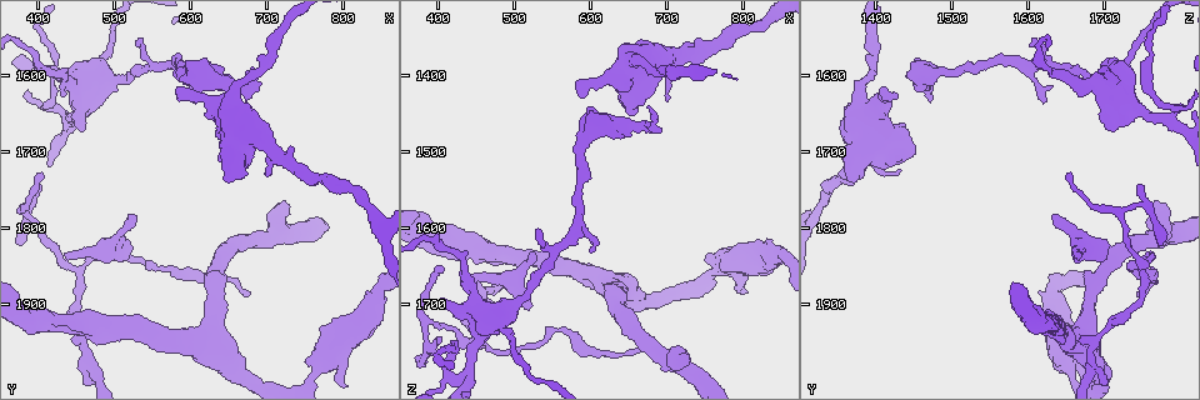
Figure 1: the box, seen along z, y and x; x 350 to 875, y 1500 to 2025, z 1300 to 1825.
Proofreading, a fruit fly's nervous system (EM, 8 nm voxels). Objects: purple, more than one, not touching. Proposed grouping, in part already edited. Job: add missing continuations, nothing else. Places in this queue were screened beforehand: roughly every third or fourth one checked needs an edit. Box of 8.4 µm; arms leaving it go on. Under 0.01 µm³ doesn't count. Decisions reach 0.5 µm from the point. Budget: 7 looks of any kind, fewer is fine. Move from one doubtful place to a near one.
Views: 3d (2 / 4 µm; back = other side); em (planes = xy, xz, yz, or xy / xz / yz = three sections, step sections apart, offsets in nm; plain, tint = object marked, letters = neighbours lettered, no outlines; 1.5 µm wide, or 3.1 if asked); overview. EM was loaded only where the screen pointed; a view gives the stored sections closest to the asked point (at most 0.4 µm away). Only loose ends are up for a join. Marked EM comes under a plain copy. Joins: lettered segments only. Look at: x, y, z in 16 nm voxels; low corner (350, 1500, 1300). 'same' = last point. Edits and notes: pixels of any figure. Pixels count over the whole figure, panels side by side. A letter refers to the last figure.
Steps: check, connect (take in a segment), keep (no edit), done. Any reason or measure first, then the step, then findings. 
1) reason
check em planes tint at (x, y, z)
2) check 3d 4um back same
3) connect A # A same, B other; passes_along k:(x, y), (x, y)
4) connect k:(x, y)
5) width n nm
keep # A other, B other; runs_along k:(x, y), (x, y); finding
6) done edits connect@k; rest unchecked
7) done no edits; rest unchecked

thin end
check em planes letters at (405, 1740, 1745)

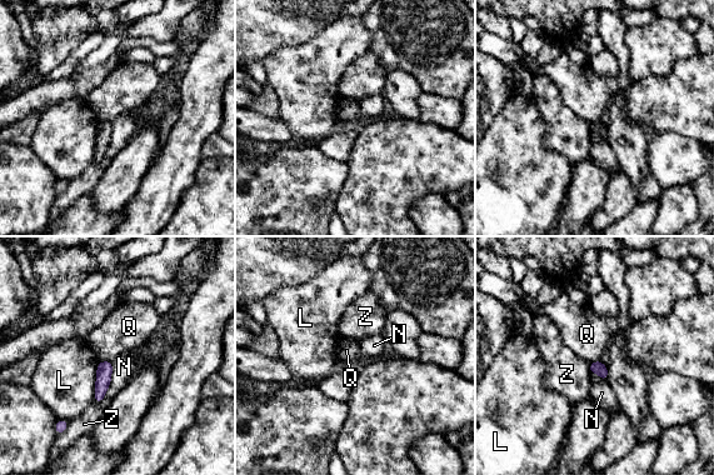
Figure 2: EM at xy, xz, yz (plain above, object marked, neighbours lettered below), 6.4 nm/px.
keep # L other, N other, Q other, Z other; no lettered segment goes on from it

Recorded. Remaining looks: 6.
free end
check em planes letters at (400, 1595, 1695)

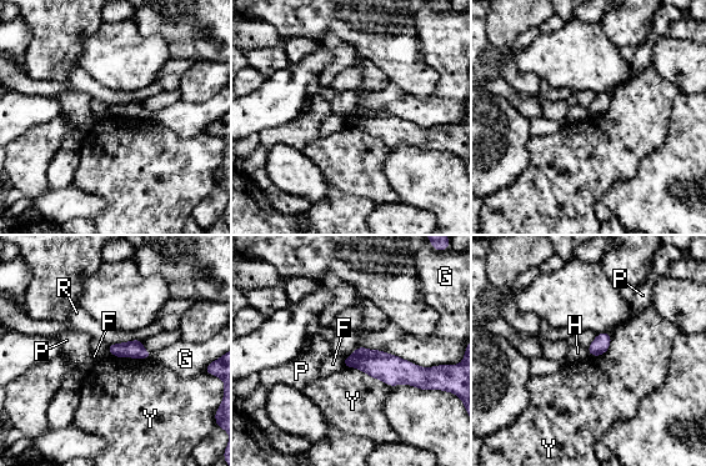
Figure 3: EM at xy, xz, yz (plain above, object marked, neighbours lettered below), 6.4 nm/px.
keep # F other, G other, H other, P other, R other, Y other; runs_along 3:(346, 361), (424, 374); none of them fits

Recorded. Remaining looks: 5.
check em xy step 8 letters at (520, 1825, 1705)

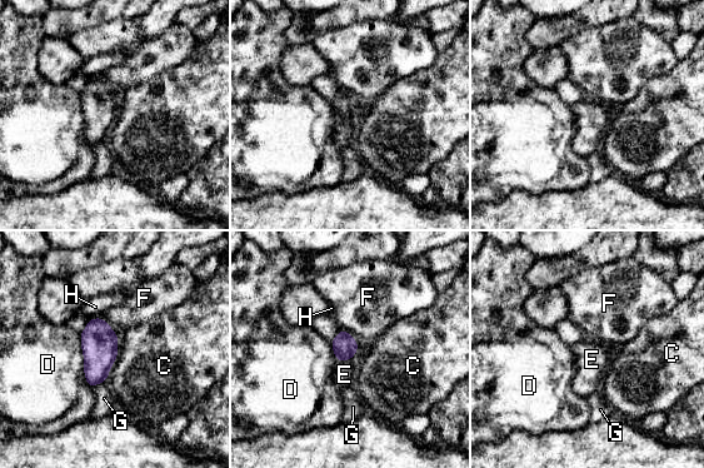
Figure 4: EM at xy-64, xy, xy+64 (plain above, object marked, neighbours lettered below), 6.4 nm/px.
keep # C other, D other, E other, F other, G other, H other; border 4:(358, 345), (352, 358), (336, 363); no lettered segment goes on from it

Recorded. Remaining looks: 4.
done no edits; rest unchecked

